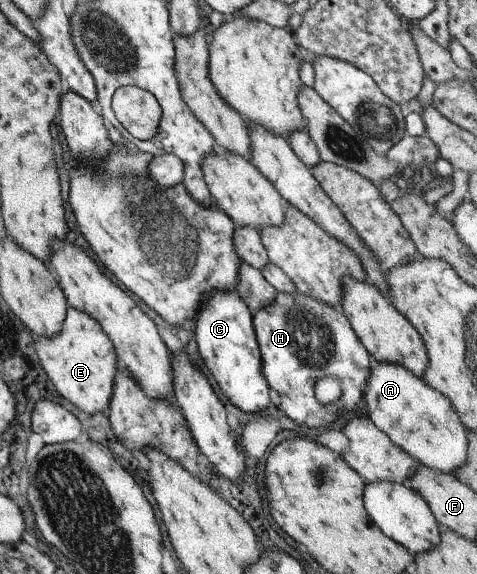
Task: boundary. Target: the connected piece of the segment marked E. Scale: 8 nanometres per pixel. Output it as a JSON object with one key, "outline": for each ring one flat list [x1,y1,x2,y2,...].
{"outline":[[67,307,60,330,54,336,39,336,33,340,42,370,68,402,88,414,106,411,118,360,110,339,91,316]]}

